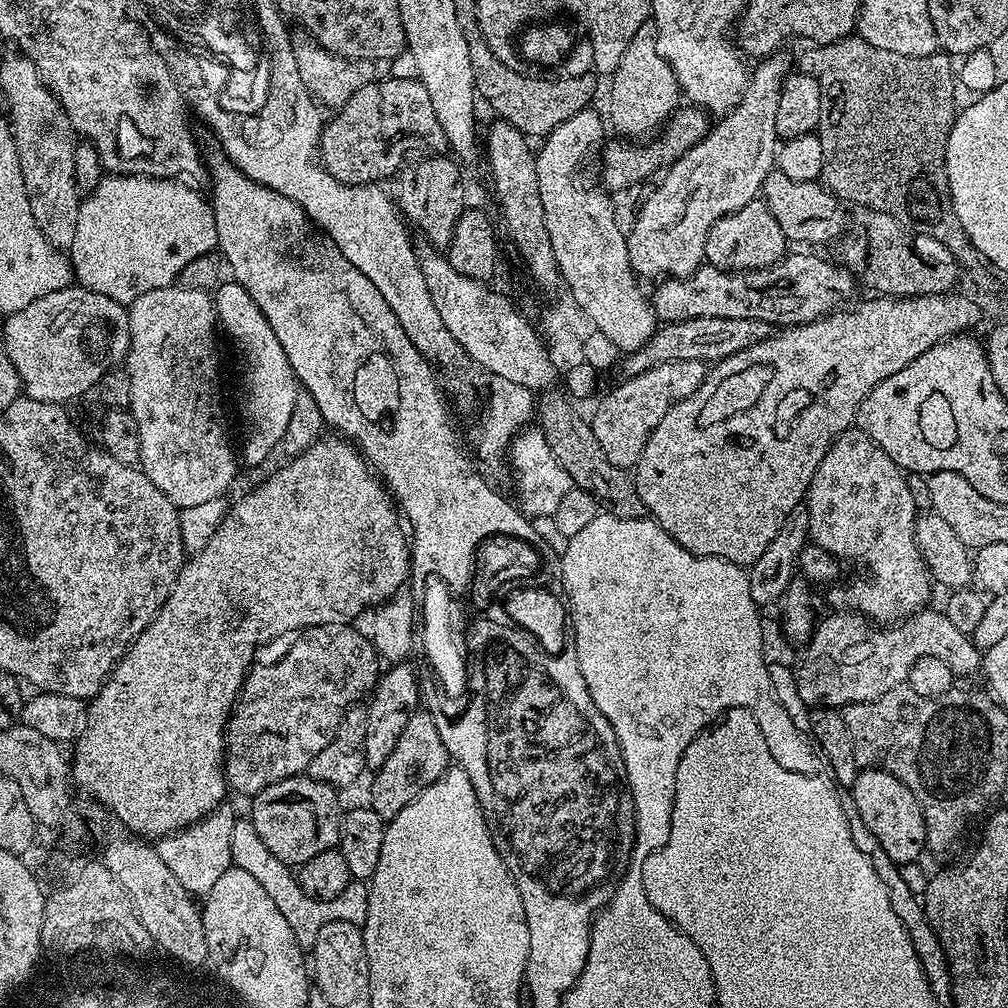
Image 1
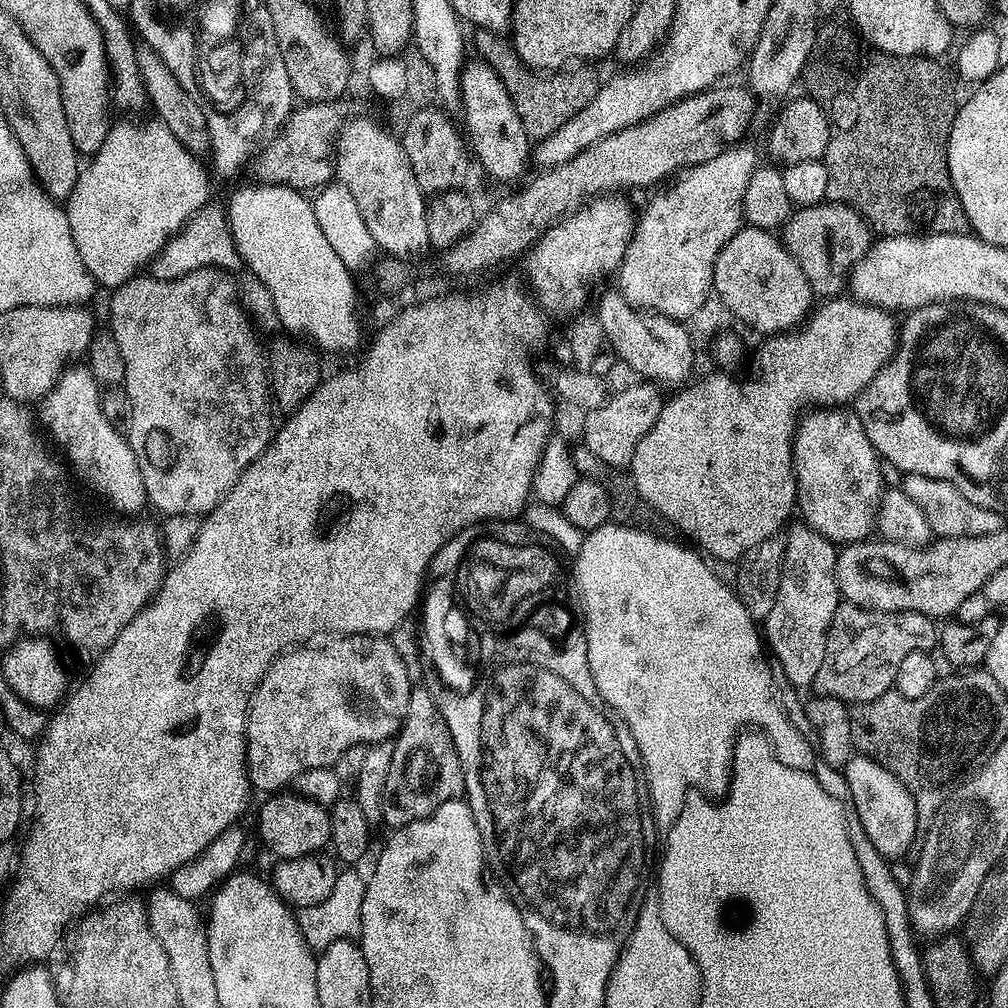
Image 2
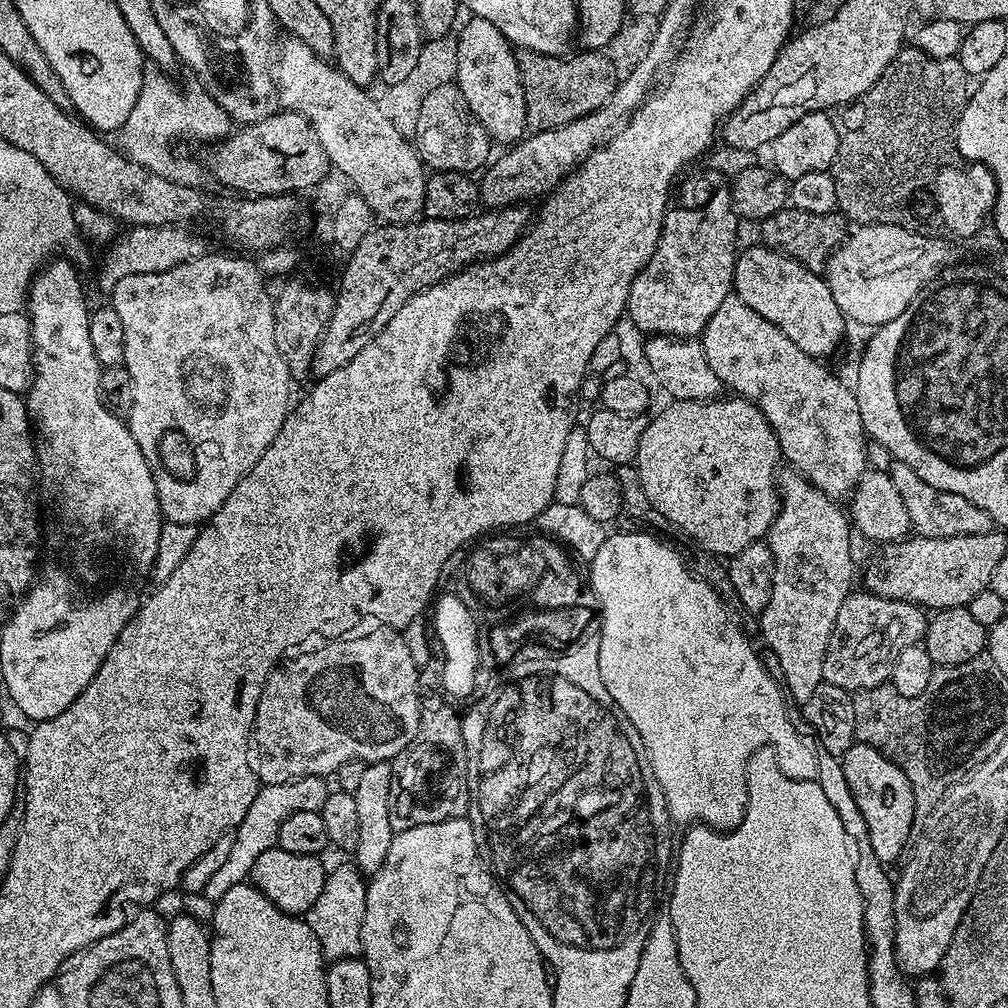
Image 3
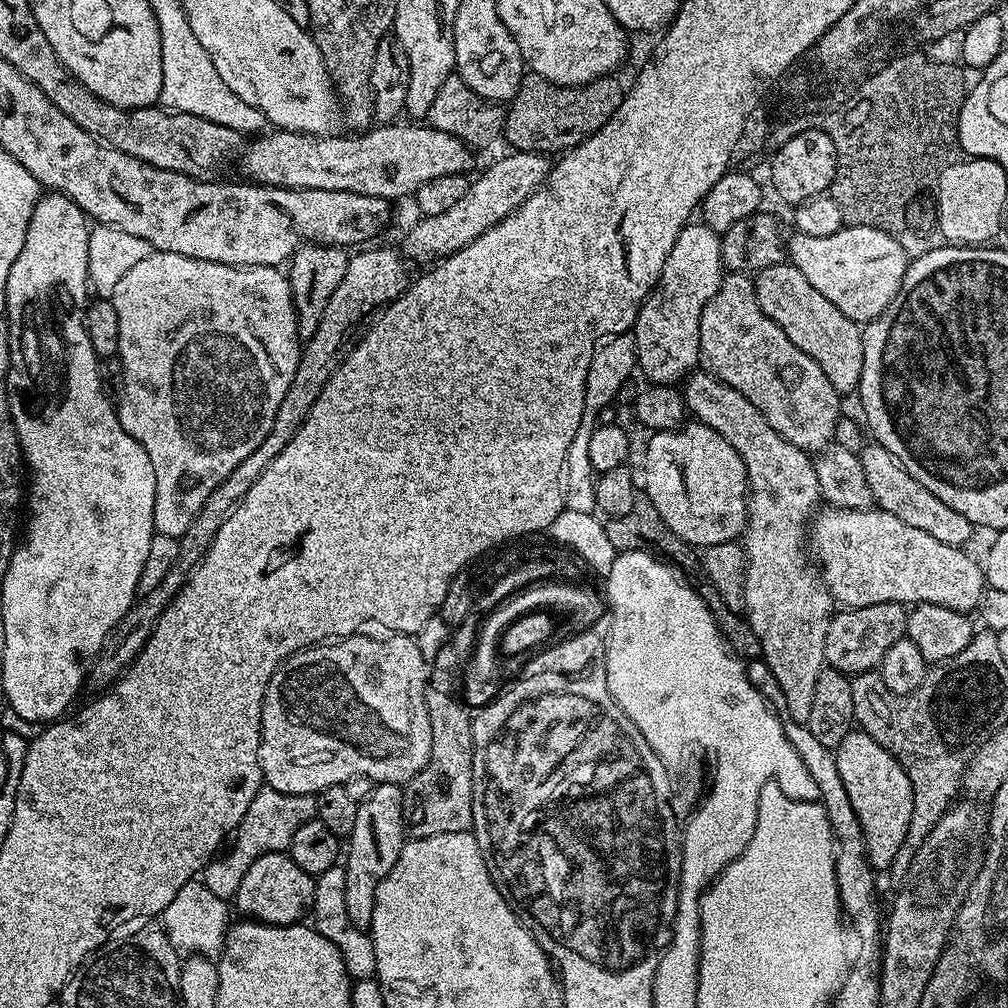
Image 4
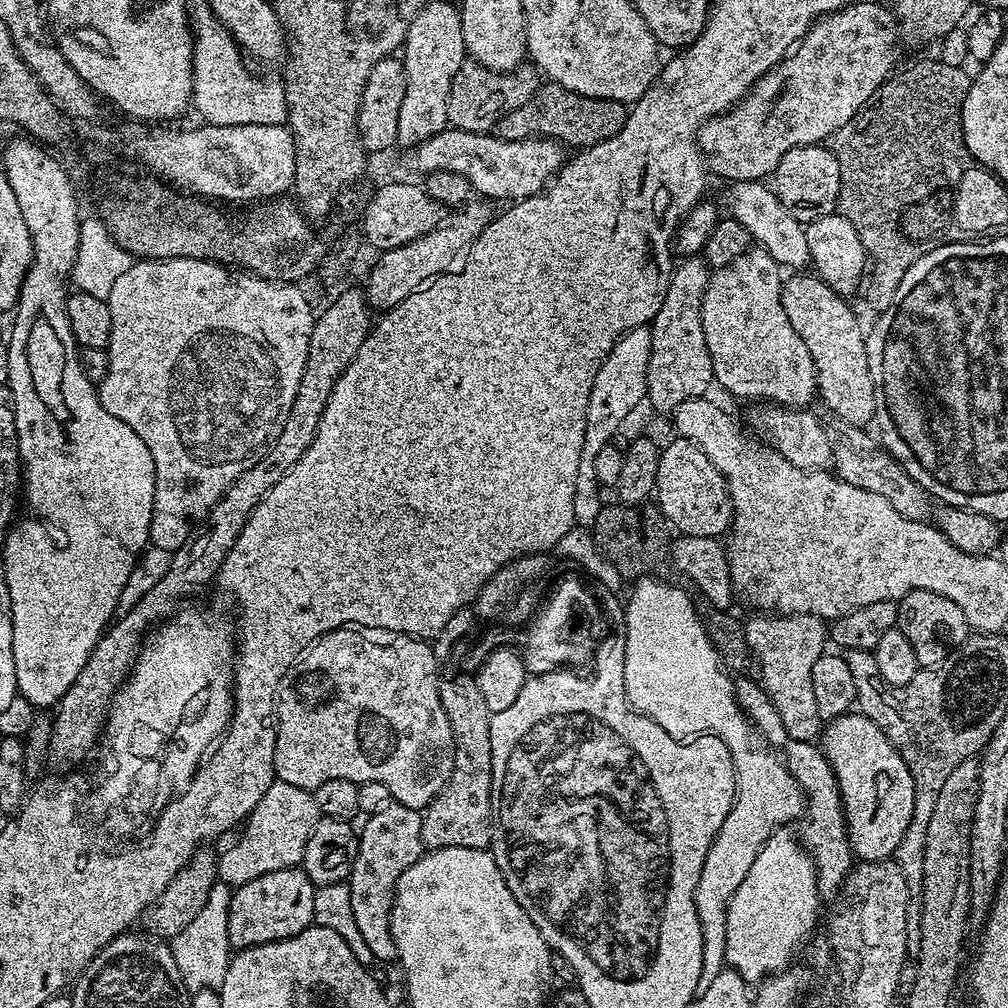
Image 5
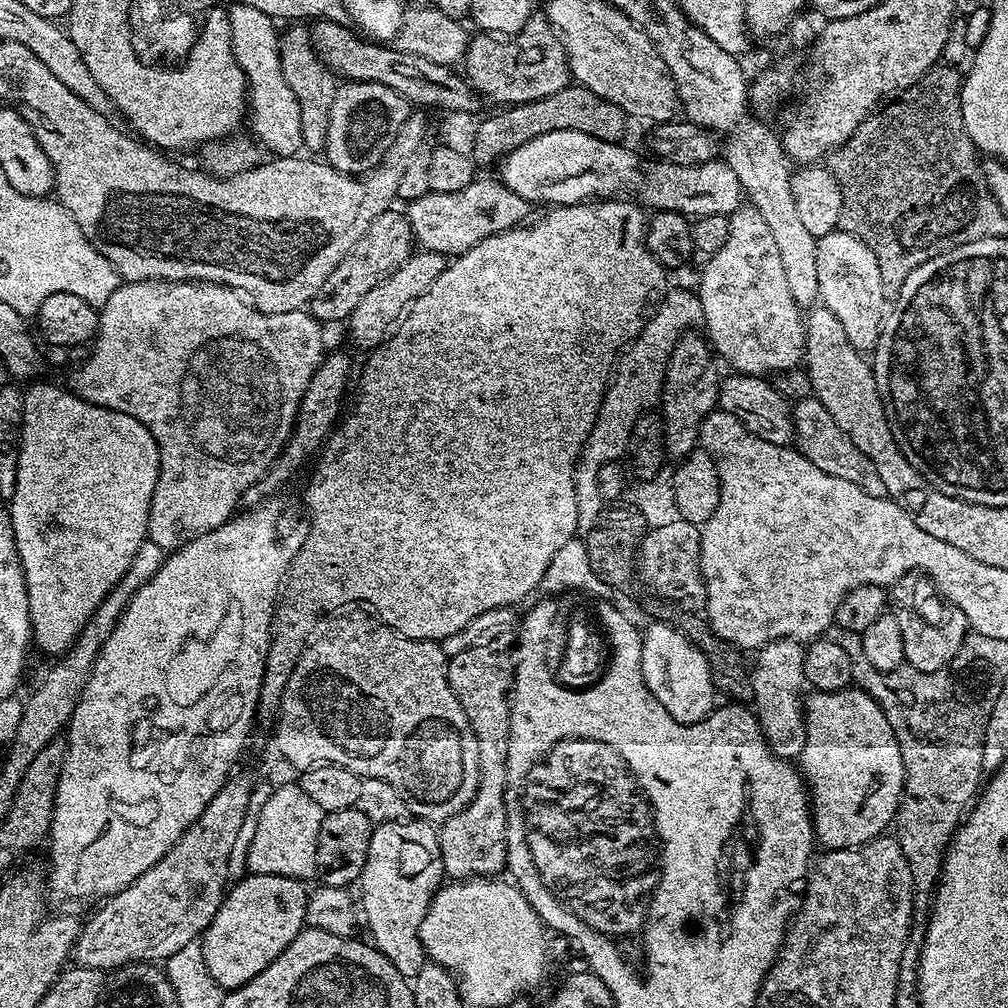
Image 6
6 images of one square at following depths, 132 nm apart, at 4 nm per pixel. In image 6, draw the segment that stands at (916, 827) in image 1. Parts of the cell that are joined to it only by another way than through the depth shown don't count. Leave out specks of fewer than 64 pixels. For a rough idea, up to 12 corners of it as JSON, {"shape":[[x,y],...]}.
{"shape":[[859,686],[804,701],[812,831],[828,850],[885,835],[898,742]]}

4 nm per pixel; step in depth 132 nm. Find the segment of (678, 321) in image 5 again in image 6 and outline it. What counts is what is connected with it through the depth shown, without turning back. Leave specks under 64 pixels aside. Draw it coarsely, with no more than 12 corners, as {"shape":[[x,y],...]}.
{"shape":[[703,335],[670,354],[658,405],[664,450],[697,451],[722,376]]}

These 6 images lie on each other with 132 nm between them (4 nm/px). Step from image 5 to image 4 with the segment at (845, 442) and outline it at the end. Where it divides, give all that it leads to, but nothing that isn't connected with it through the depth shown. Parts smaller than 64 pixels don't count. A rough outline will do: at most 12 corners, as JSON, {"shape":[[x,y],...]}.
{"shape":[[881,444],[859,457],[875,507],[964,548],[970,518],[934,498]]}

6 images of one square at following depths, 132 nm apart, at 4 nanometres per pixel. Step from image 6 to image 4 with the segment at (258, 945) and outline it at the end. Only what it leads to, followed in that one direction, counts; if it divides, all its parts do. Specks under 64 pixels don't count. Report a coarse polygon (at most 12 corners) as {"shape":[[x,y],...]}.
{"shape":[[287,851],[259,856],[234,897],[241,917],[298,924],[315,879]]}

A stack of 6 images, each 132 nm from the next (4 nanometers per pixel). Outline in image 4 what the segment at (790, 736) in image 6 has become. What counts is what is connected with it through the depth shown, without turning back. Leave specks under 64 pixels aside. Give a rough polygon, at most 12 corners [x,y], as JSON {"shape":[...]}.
{"shape":[[707,370],[685,409],[746,466],[744,612],[807,725],[834,615],[813,457]]}

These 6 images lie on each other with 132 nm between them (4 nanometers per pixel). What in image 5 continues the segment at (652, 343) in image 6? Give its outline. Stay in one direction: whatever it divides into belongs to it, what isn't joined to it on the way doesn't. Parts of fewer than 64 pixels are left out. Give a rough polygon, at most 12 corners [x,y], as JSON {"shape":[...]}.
{"shape":[[651,327],[617,340],[594,374],[574,486],[574,518],[602,507],[594,457],[648,387]]}

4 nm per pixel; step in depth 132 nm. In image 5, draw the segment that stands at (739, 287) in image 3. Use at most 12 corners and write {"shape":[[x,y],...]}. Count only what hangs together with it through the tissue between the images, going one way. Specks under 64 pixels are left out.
{"shape":[[815,274],[780,286],[819,399],[859,428],[876,414],[866,332]]}

